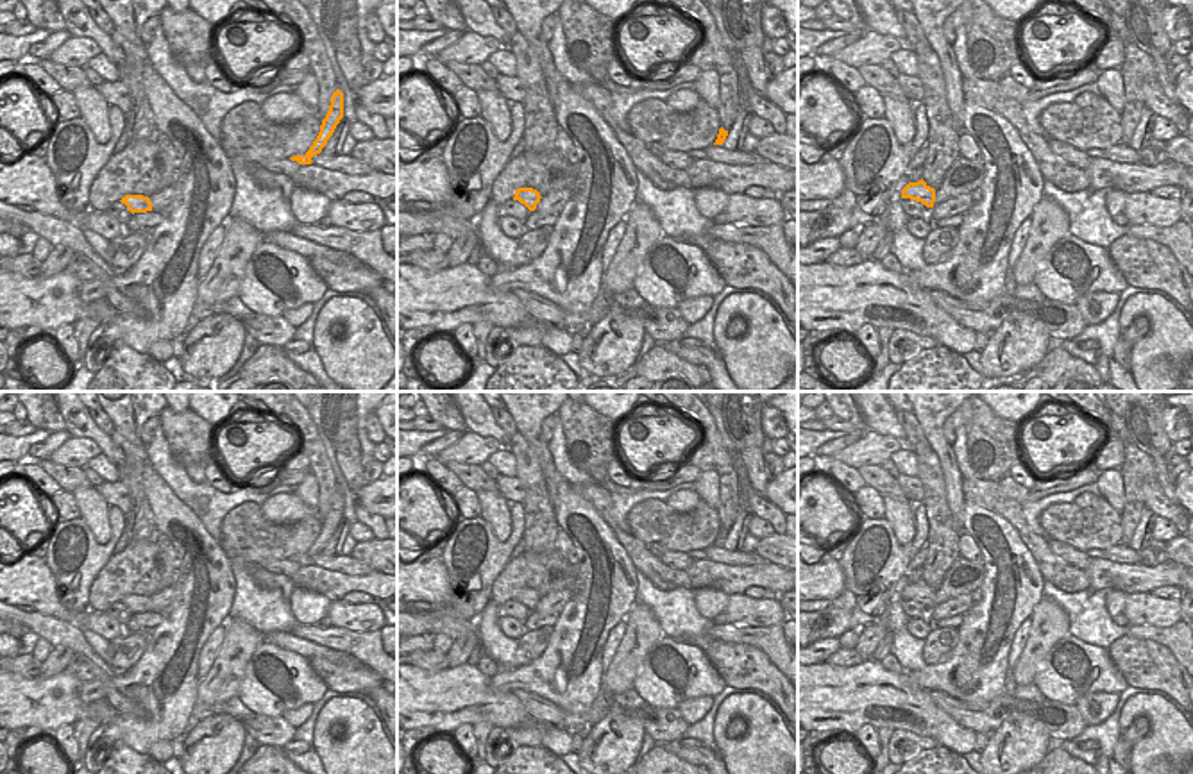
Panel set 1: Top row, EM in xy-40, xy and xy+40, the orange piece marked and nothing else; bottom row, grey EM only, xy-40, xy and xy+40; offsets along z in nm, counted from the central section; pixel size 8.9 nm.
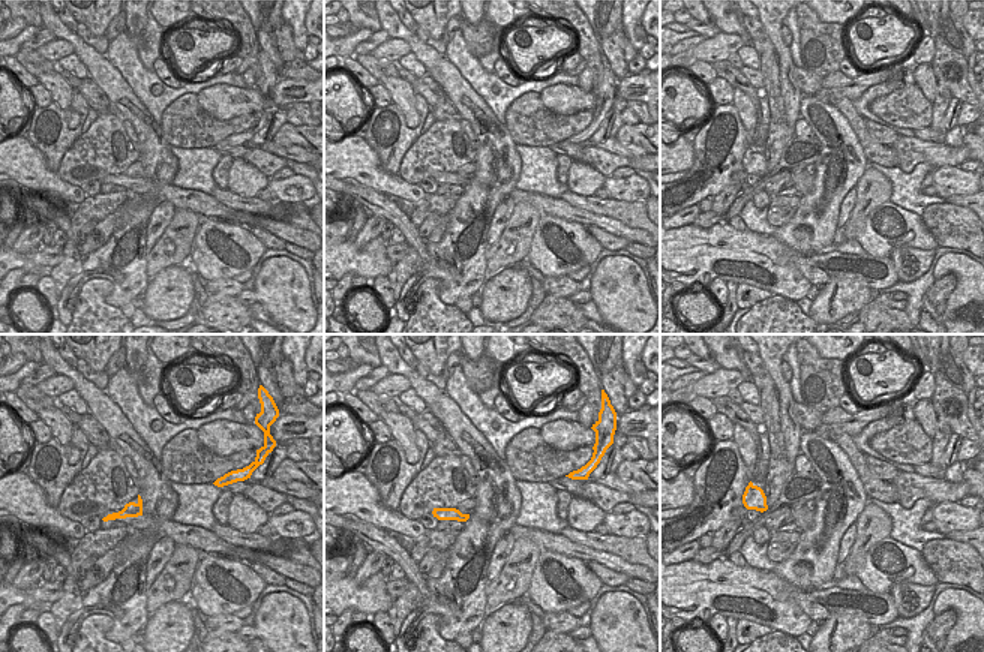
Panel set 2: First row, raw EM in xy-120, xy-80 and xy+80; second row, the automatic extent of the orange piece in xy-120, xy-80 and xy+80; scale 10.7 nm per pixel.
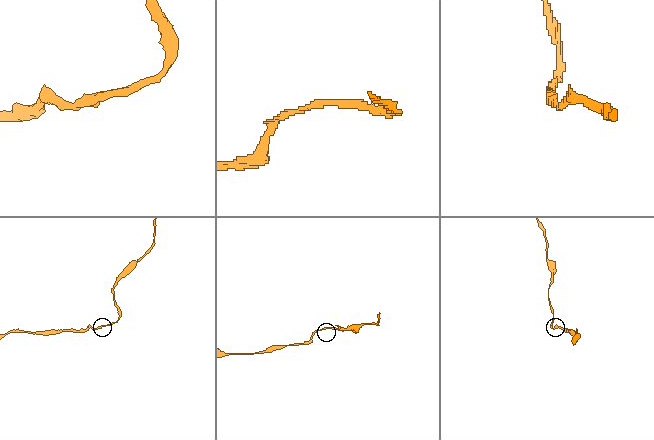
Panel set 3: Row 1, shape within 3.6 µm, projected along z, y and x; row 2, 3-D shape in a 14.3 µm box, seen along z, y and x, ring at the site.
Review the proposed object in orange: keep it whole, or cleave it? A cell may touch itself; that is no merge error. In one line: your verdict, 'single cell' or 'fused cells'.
fused cells

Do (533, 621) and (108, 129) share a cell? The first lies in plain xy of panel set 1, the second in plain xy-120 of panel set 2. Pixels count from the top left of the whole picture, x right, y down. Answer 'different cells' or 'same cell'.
different cells

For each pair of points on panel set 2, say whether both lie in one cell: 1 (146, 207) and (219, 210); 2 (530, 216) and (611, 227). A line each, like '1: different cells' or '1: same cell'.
1: different cells
2: different cells

